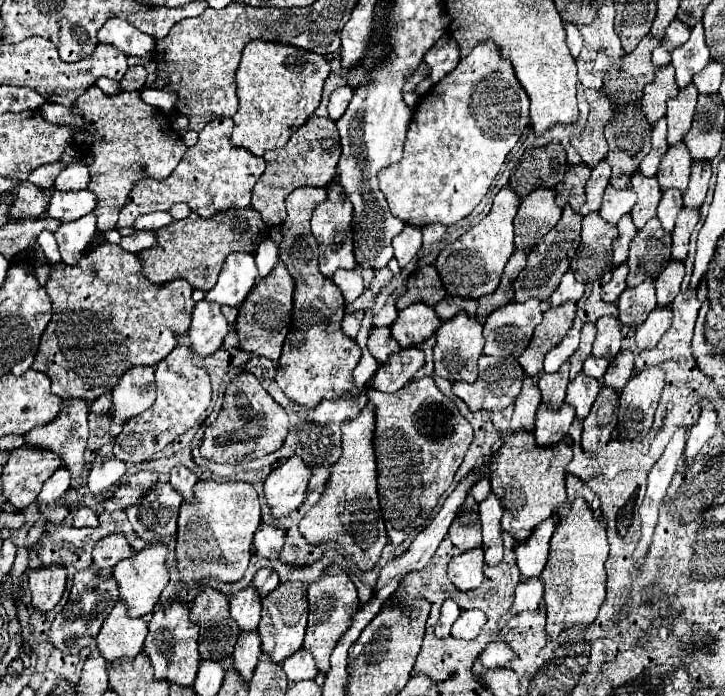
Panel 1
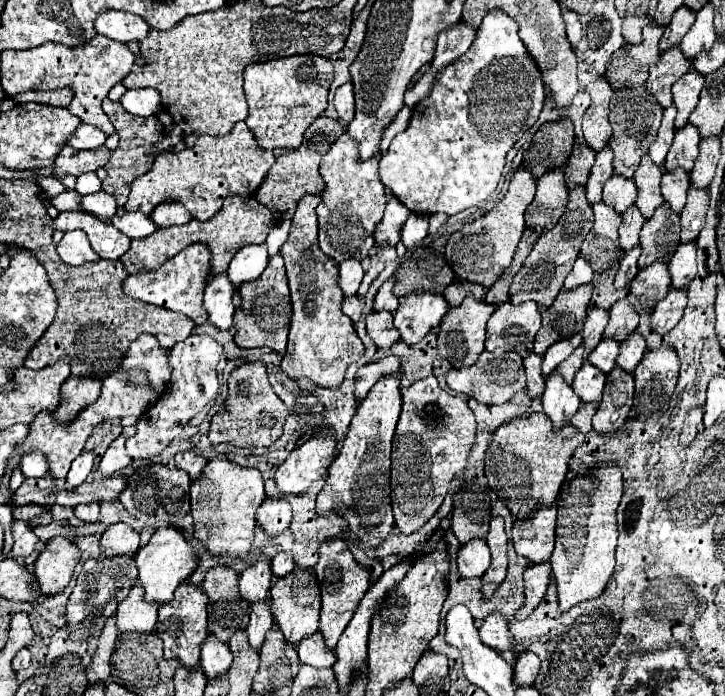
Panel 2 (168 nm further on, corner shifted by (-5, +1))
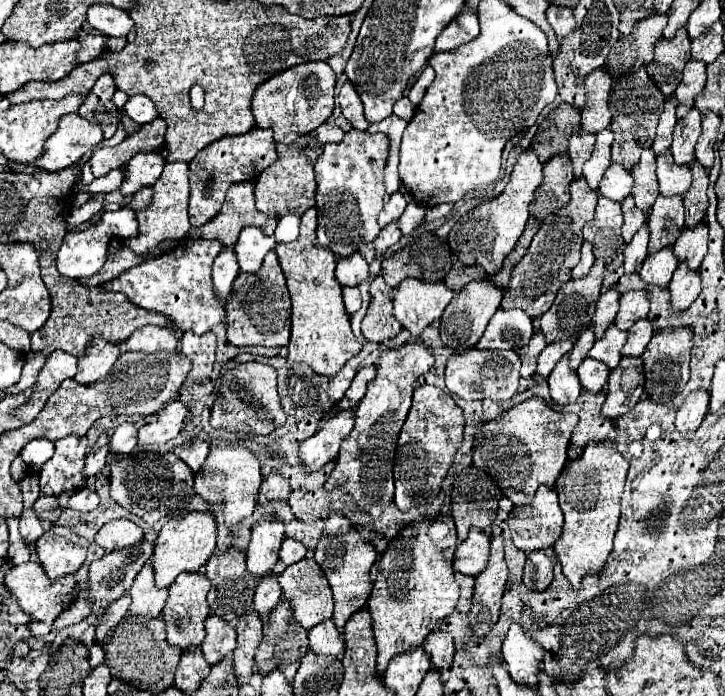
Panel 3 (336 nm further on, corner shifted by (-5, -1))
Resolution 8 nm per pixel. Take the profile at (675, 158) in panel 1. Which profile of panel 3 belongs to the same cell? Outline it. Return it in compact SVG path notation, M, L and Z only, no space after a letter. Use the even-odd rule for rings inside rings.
M692 108L684 118L678 120L678 124L674 128L674 140L672 140L672 146L670 146L676 164L692 166L694 146L696 146L700 132L702 132L700 118L702 118L702 114L698 114L698 110Z

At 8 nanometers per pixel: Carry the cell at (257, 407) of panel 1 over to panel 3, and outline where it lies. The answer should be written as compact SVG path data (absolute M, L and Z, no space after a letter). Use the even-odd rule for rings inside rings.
M260 362L236 364L226 370L220 378L220 392L212 406L210 424L214 428L224 428L230 432L254 432L254 434L270 434L274 428L286 422L286 414L282 410L278 392L276 392L276 368Z

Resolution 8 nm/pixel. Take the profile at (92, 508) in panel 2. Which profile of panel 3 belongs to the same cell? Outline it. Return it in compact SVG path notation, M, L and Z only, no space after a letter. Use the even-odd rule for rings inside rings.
M90 488L76 490L76 492L70 496L70 500L68 500L68 508L80 510L80 512L90 512L90 510L94 510L98 504L100 504L98 494L96 494L96 490L90 490Z

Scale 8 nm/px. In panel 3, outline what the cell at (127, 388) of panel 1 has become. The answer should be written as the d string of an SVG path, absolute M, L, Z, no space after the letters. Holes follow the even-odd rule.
M144 326L134 330L134 334L126 340L126 350L144 350L152 352L174 352L178 348L176 330L162 326Z

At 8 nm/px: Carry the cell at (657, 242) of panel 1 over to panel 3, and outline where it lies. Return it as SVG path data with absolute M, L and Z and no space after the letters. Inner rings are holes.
M660 196L648 214L648 224L650 224L650 244L648 244L650 254L662 250L662 246L672 246L684 228L682 196Z

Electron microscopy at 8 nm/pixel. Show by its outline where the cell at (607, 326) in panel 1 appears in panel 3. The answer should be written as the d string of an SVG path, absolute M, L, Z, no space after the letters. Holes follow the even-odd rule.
M632 290L620 296L620 310L616 316L616 326L628 330L636 320L646 318L650 310L650 294L646 290Z

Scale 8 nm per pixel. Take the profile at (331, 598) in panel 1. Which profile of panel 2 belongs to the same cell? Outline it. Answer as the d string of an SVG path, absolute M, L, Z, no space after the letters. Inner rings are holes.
M340 538L320 544L320 562L316 564L314 570L316 570L318 584L320 584L320 594L322 594L318 632L322 634L322 638L326 642L326 648L334 650L334 644L338 642L346 624L350 622L360 598L370 588L370 578L368 578L368 572L354 560L346 542L340 540Z

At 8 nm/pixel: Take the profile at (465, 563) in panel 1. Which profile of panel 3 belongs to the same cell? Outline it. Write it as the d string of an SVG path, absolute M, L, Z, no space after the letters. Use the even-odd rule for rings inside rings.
M470 530L468 538L458 544L454 554L454 570L466 576L478 576L488 560L490 538L482 530Z

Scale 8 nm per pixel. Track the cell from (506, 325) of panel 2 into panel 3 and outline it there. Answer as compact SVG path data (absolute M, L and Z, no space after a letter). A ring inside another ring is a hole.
M498 308L486 326L486 332L476 342L476 348L480 348L480 350L482 348L520 350L522 346L528 344L532 334L534 334L532 320L522 310Z

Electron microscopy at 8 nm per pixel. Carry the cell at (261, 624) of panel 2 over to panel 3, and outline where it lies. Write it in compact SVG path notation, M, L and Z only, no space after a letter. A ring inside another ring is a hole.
M270 572L266 578L262 578L256 586L256 594L254 594L254 610L266 618L270 614L270 610L278 604L282 592L282 588L278 586L278 576L274 572Z

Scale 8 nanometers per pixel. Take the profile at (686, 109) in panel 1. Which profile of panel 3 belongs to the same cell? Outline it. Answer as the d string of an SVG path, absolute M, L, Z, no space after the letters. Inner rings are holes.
M690 60L684 68L682 82L676 88L676 98L678 98L676 116L678 118L686 116L692 110L694 98L704 90L704 84L706 84L706 64L698 60Z

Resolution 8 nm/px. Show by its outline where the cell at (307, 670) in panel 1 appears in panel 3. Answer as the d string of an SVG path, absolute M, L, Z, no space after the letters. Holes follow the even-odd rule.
M332 618L326 620L326 622L320 622L318 626L314 626L308 632L308 642L310 642L310 650L314 650L318 654L336 656L336 658L344 656L344 638L336 630Z

